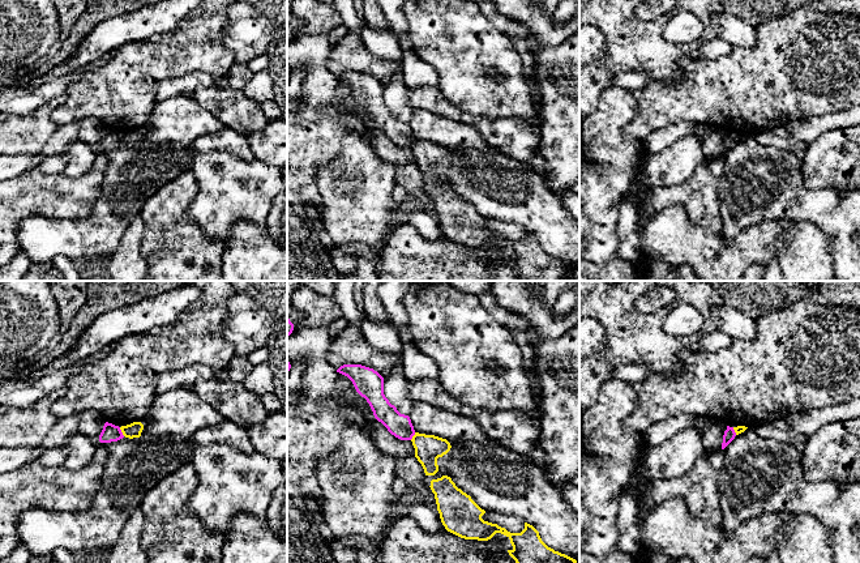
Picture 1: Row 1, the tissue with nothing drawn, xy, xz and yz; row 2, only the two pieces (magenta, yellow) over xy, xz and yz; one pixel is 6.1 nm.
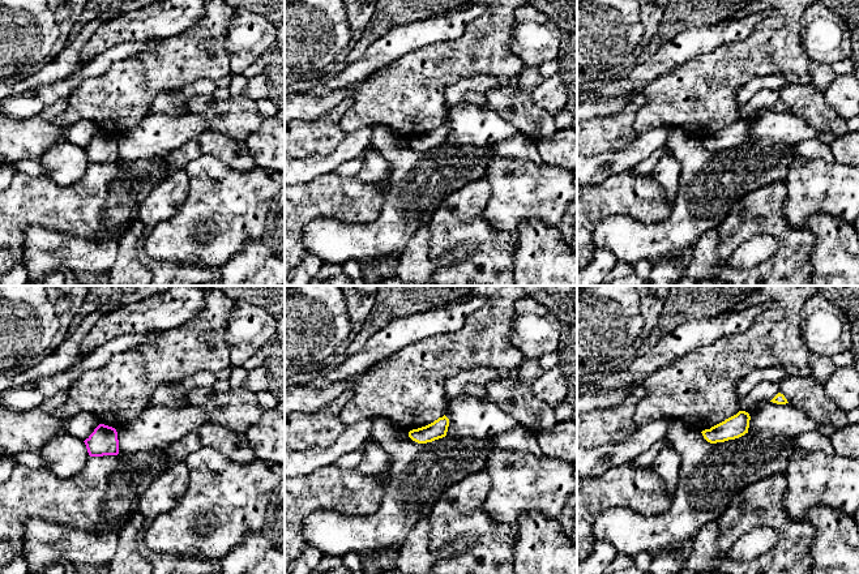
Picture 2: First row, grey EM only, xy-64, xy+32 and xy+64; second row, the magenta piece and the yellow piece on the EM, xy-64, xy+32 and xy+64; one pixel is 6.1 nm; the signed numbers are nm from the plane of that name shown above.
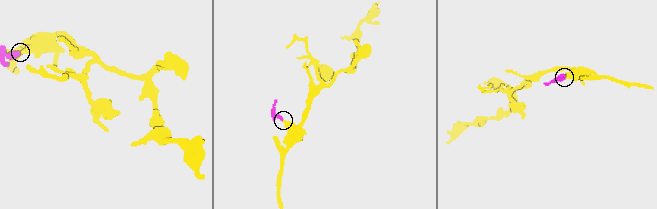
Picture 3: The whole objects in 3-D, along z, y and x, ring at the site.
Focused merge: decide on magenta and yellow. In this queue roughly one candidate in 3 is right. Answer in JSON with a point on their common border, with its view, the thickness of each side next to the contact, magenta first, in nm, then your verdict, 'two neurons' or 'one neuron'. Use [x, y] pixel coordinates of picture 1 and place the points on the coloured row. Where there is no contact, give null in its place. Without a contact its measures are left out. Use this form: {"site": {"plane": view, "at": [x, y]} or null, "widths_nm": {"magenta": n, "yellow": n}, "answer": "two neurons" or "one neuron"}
{"site": {"plane": "xy", "at": [120, 431]}, "widths_nm": {"magenta": 110, "yellow": 90}, "answer": "two neurons"}

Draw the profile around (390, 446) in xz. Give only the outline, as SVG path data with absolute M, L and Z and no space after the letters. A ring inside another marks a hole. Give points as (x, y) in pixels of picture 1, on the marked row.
M338 374L338 381L337 388L338 391L347 397L365 417L368 426L371 427L371 438L373 439L376 447L386 456L394 457L394 458L406 458L406 457L415 457L415 448L412 445L411 440L401 440L392 435L388 428L378 422L373 411L367 402L364 397L361 397L352 381L339 374Z

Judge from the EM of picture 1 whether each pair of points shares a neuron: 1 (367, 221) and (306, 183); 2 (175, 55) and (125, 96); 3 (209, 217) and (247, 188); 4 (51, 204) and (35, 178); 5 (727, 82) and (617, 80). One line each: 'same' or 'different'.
1: different
2: same
3: same
4: same
5: different

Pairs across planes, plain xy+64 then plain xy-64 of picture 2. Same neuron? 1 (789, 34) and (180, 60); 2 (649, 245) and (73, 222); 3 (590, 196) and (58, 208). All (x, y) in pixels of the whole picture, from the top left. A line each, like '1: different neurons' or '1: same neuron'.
1: same neuron
2: different neurons
3: same neuron

